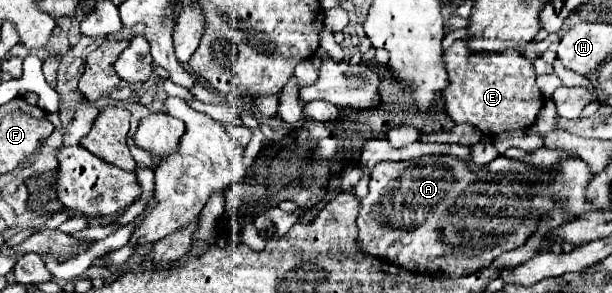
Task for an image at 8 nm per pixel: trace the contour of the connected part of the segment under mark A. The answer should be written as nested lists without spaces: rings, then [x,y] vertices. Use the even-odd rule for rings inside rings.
[[[428,155],[412,161],[380,161],[372,171],[368,195],[360,199],[358,247],[360,253],[366,253],[374,259],[382,259],[390,265],[398,265],[406,271],[428,271],[446,277],[470,275],[488,267],[504,251],[522,247],[528,237],[536,231],[538,215],[544,209],[562,205],[576,217],[592,211],[592,205],[584,201],[584,191],[590,179],[592,173],[588,171],[588,165],[580,159],[564,161],[560,171],[554,173],[538,173],[526,169],[526,173],[516,175],[474,171],[464,161],[458,161],[448,155]]]

